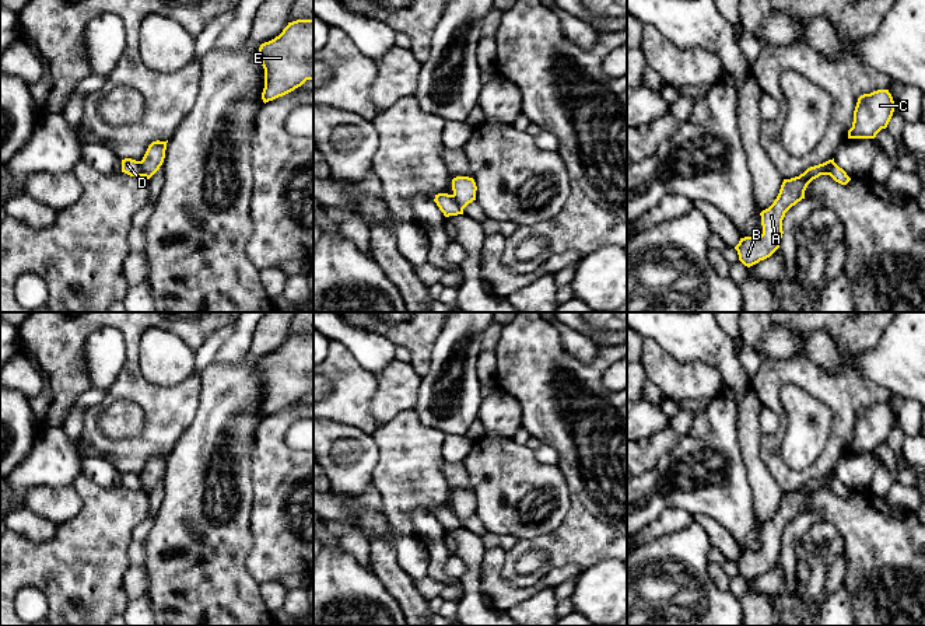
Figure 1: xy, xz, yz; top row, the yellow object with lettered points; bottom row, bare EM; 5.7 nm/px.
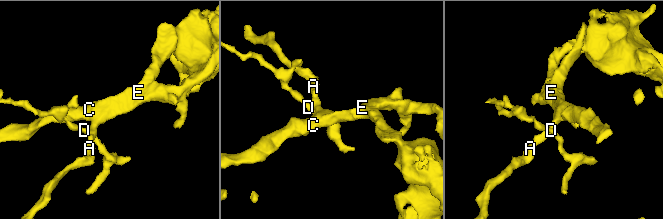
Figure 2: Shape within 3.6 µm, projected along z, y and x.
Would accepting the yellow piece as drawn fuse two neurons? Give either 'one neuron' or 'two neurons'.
two neurons

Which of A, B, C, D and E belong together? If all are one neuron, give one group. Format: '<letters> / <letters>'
A B C E / D

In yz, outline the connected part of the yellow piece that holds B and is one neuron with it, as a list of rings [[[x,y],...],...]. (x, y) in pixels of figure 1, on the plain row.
[[[834,472],[807,482],[799,490],[784,493],[774,517],[760,527],[763,548],[760,550],[740,552],[739,557],[735,560],[739,574],[744,580],[750,581],[770,571],[779,562],[785,527],[805,513],[805,504],[813,493],[820,489],[828,489],[833,476]]]

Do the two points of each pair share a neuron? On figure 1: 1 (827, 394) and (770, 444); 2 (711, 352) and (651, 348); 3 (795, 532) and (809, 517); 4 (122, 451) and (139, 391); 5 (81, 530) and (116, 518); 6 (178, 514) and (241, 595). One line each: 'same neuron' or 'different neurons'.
1: same neuron
2: different neurons
3: same neuron
4: same neuron
5: same neuron
6: same neuron

